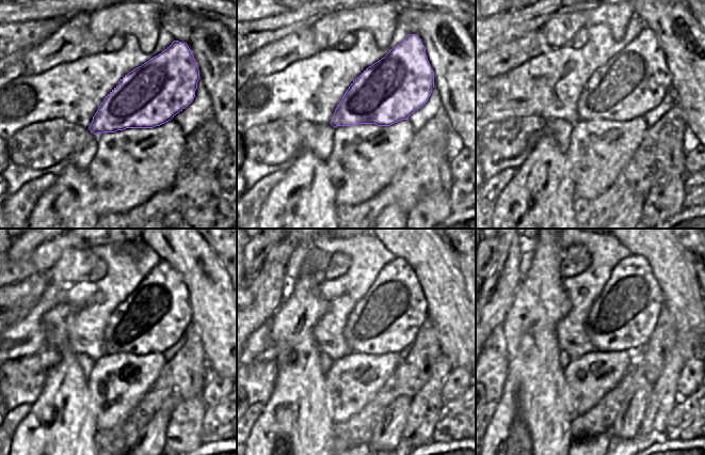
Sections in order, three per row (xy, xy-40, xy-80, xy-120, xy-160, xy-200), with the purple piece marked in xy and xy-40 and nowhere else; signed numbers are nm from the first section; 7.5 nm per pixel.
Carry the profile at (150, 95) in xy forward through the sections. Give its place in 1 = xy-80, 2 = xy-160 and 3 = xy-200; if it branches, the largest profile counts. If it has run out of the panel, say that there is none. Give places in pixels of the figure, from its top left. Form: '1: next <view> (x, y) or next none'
1: next xy-80 (636, 80)
2: next xy-160 (386, 319)
3: next xy-200 (623, 317)

